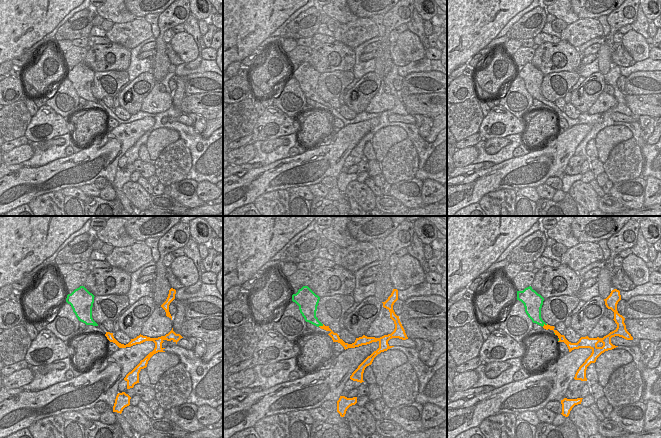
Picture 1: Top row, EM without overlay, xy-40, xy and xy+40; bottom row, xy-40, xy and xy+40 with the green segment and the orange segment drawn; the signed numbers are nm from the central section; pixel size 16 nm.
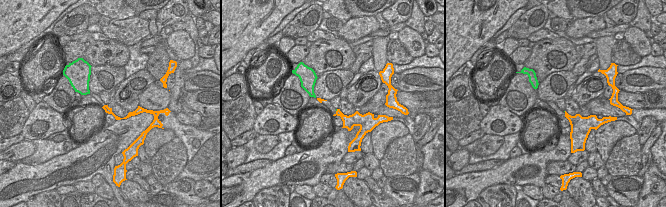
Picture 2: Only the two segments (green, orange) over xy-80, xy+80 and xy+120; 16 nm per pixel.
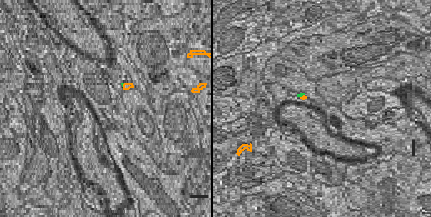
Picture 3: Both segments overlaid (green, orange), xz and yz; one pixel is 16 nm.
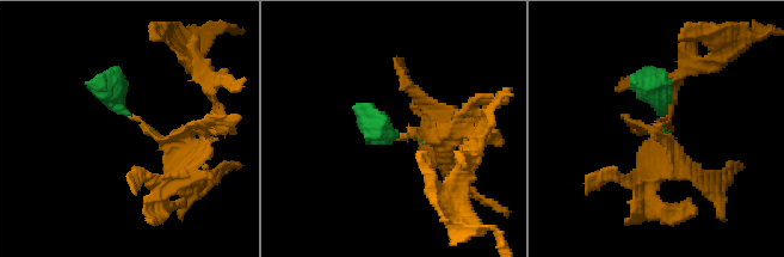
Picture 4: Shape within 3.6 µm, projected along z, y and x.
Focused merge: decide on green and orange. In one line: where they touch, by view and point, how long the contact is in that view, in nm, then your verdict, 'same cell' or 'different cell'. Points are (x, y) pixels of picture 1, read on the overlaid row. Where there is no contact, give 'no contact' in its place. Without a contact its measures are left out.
meets green in xy at (320, 325); contact 100 nm long; different cell

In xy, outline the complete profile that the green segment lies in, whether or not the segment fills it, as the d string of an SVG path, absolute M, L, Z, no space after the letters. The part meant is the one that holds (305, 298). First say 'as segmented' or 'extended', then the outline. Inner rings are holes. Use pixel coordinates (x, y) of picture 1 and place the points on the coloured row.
as segmented | M303 286L296 294L292 295L292 301L299 306L300 313L304 317L305 321L317 327L323 326L316 317L319 300L320 297L308 286Z

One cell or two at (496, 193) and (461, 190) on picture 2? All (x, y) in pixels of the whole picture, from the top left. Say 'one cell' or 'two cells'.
two cells

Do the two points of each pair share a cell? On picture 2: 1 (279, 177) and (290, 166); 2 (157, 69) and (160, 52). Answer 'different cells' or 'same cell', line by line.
1: same cell
2: same cell

